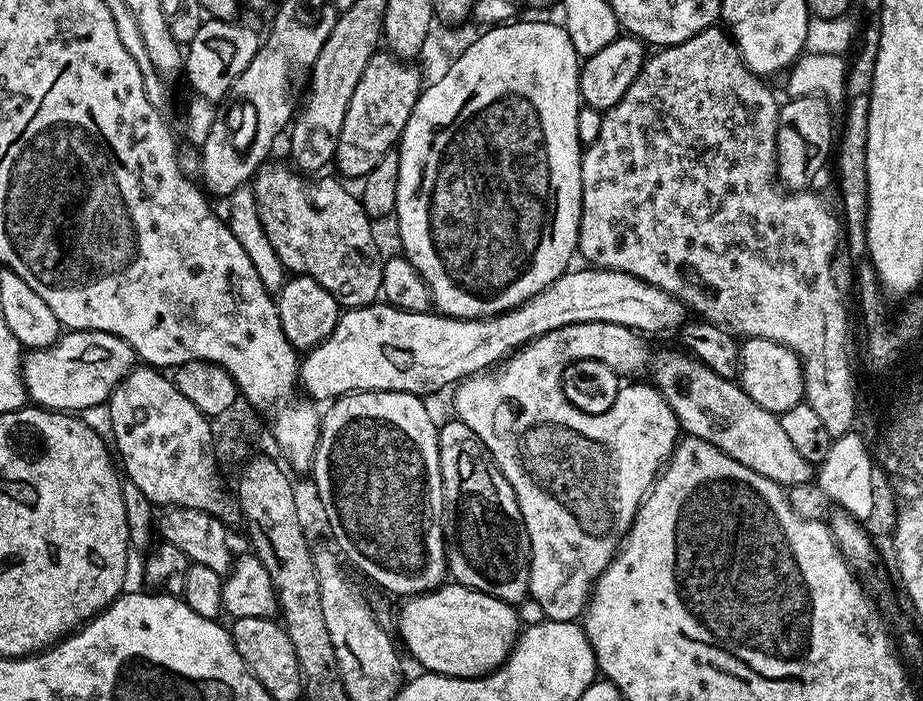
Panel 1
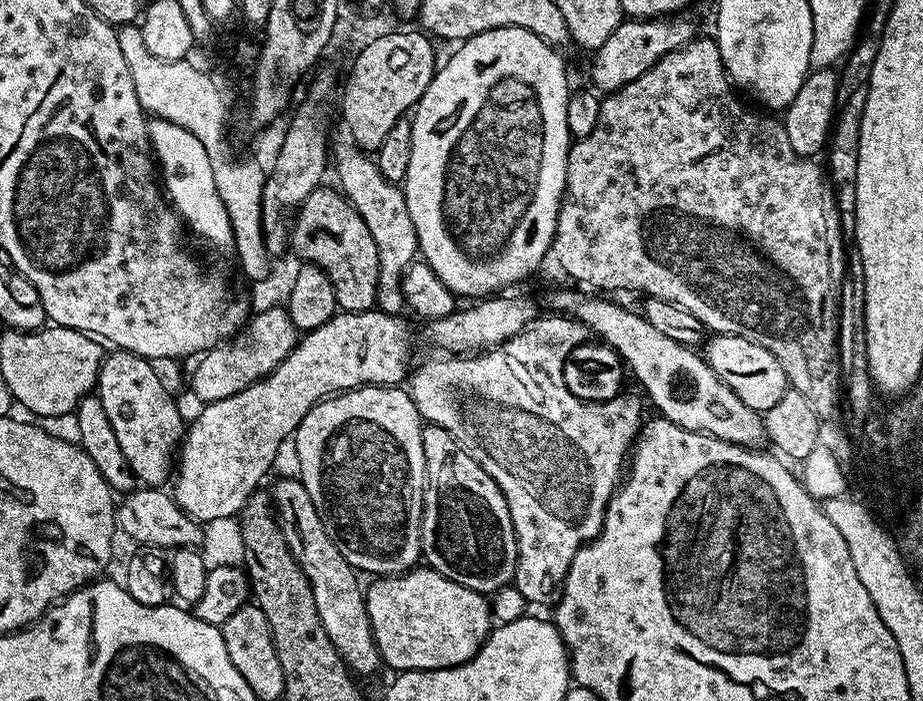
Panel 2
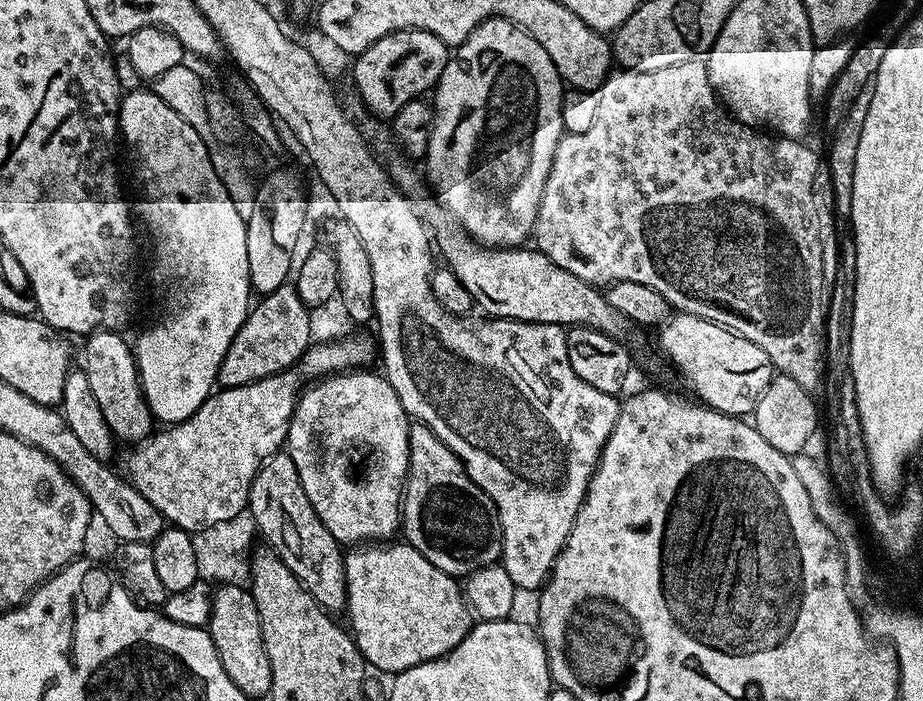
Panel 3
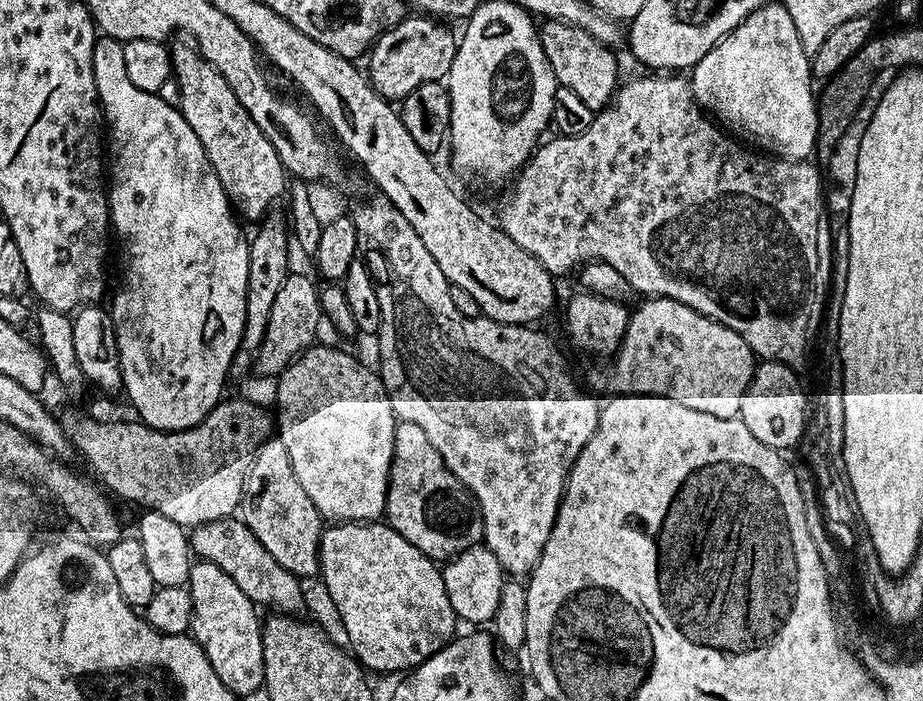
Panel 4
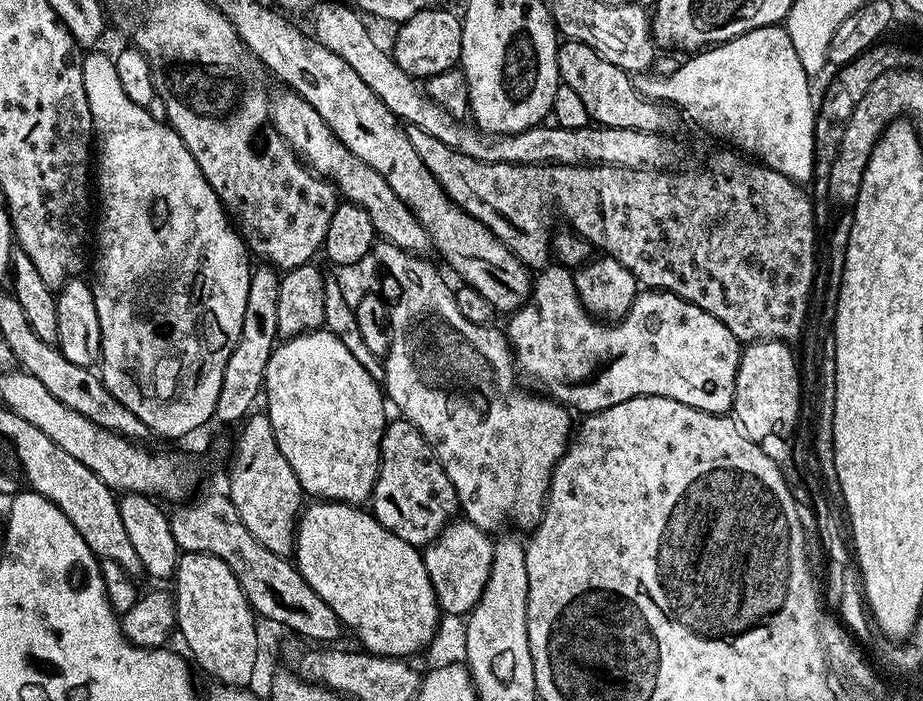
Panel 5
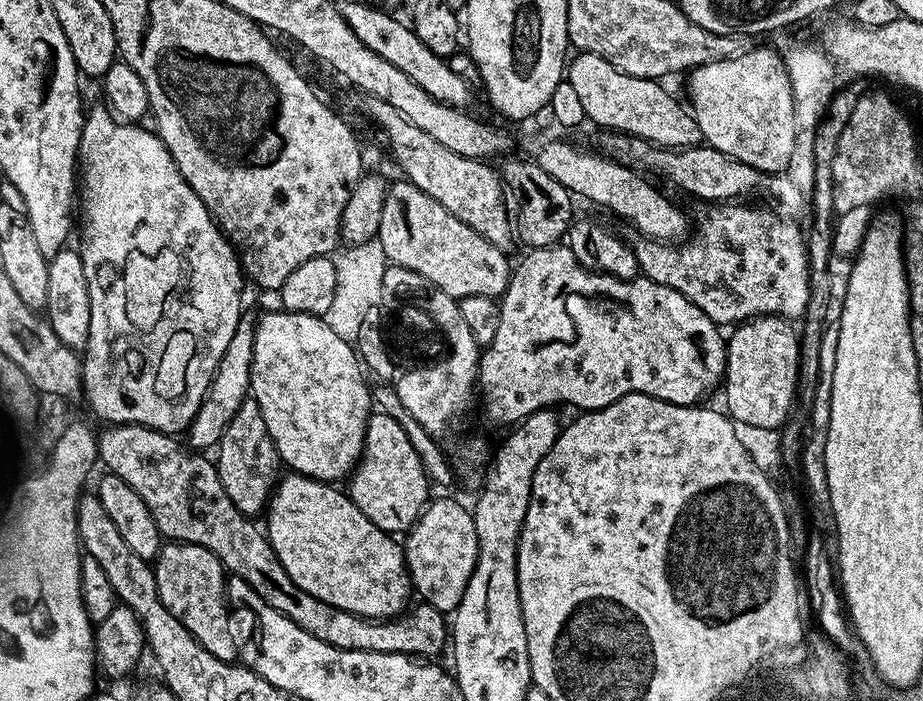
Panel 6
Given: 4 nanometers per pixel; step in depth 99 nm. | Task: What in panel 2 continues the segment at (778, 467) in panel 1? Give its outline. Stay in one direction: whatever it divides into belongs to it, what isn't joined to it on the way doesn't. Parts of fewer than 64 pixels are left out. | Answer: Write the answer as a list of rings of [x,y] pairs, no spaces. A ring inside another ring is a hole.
[[[560,292],[556,296],[556,304],[561,313],[571,314],[575,319],[581,320],[591,333],[596,332],[601,341],[608,347],[614,349],[624,361],[627,371],[636,375],[638,383],[644,387],[643,395],[652,399],[652,404],[657,408],[659,415],[672,424],[682,426],[691,432],[704,432],[707,436],[713,436],[719,440],[725,440],[731,444],[741,444],[744,448],[759,449],[760,443],[765,443],[766,433],[761,413],[750,410],[718,374],[708,365],[707,359],[695,347],[688,347],[679,344],[673,338],[666,338],[665,335],[653,327],[647,318],[639,311],[631,312],[612,300],[603,300],[603,295],[588,294],[592,296],[579,296],[576,292]]]

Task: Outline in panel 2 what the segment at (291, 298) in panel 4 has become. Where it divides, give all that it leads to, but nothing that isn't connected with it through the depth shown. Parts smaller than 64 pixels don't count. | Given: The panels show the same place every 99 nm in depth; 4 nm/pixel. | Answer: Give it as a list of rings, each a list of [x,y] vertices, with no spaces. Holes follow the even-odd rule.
[[[287,307],[259,309],[231,340],[209,348],[195,361],[197,364],[192,368],[193,394],[200,399],[201,405],[206,405],[222,402],[222,398],[246,390],[273,372],[292,353],[297,339],[298,329]]]

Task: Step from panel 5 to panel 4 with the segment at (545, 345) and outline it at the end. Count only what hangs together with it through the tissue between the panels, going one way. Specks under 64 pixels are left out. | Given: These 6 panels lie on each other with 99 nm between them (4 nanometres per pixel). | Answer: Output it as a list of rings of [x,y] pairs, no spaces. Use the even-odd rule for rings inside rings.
[[[648,298],[645,301],[637,312],[631,313],[620,350],[611,361],[612,368],[594,373],[591,387],[597,393],[608,391],[608,394],[665,396],[674,398],[674,402],[682,402],[682,406],[690,406],[690,410],[702,410],[718,418],[731,420],[739,417],[740,403],[758,363],[751,346],[734,330],[711,320],[709,316],[703,316],[701,312],[695,312],[682,302],[663,298]]]

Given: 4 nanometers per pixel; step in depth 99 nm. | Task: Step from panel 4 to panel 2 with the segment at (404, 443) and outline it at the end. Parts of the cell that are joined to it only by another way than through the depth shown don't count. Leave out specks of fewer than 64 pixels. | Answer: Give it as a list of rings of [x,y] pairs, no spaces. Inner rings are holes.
[[[425,423],[422,446],[428,459],[428,484],[424,488],[420,551],[427,567],[475,592],[495,594],[499,588],[509,587],[516,579],[520,555],[510,506],[502,490],[472,454],[462,448],[442,426]]]

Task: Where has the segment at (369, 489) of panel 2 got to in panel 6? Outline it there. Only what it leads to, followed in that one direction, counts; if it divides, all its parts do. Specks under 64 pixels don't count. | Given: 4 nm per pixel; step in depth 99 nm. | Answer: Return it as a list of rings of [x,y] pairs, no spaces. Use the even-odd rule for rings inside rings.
[[[275,310],[261,315],[256,322],[256,333],[254,334],[254,362],[252,363],[252,390],[251,399],[258,402],[258,407],[262,409],[262,418],[266,418],[266,430],[270,430],[270,438],[274,438],[274,446],[280,455],[280,463],[285,469],[291,470],[297,476],[309,476],[315,480],[325,482],[340,482],[351,477],[353,468],[360,463],[360,455],[364,453],[364,439],[366,438],[366,426],[368,417],[373,411],[374,403],[370,391],[369,381],[364,381],[366,377],[365,369],[362,367],[360,357],[353,345],[338,338],[330,330],[330,326],[324,318],[302,314],[301,312],[285,312]]]

